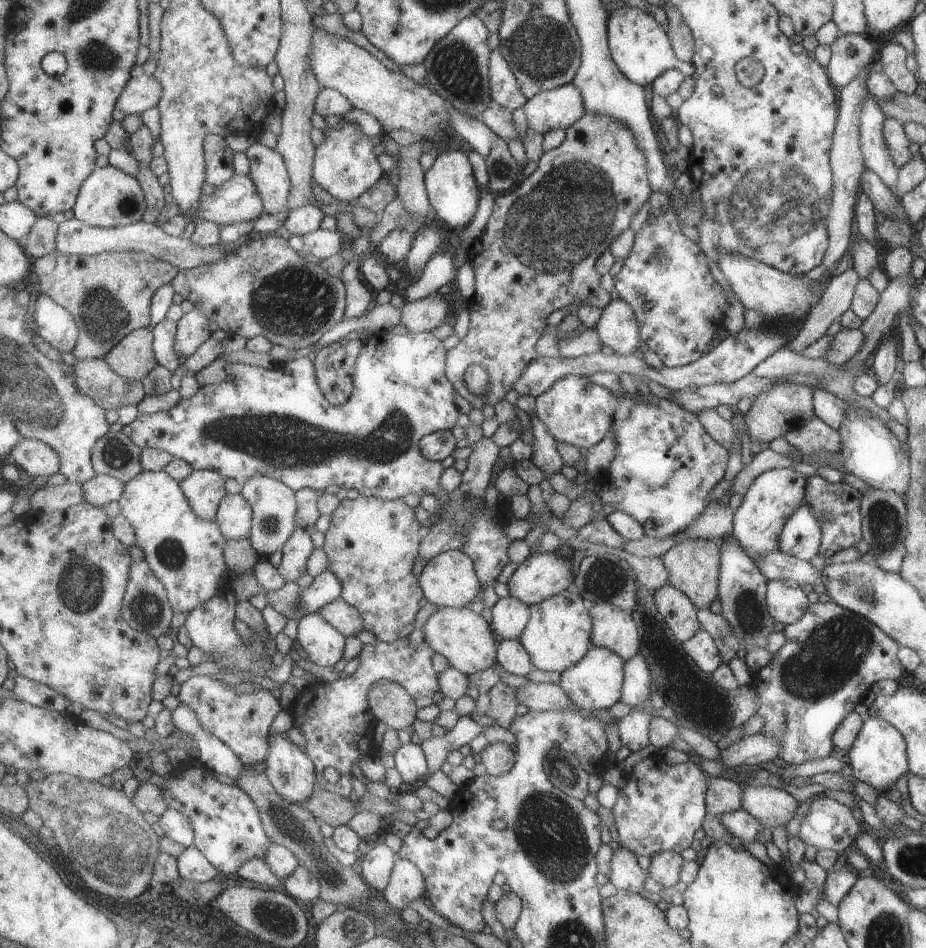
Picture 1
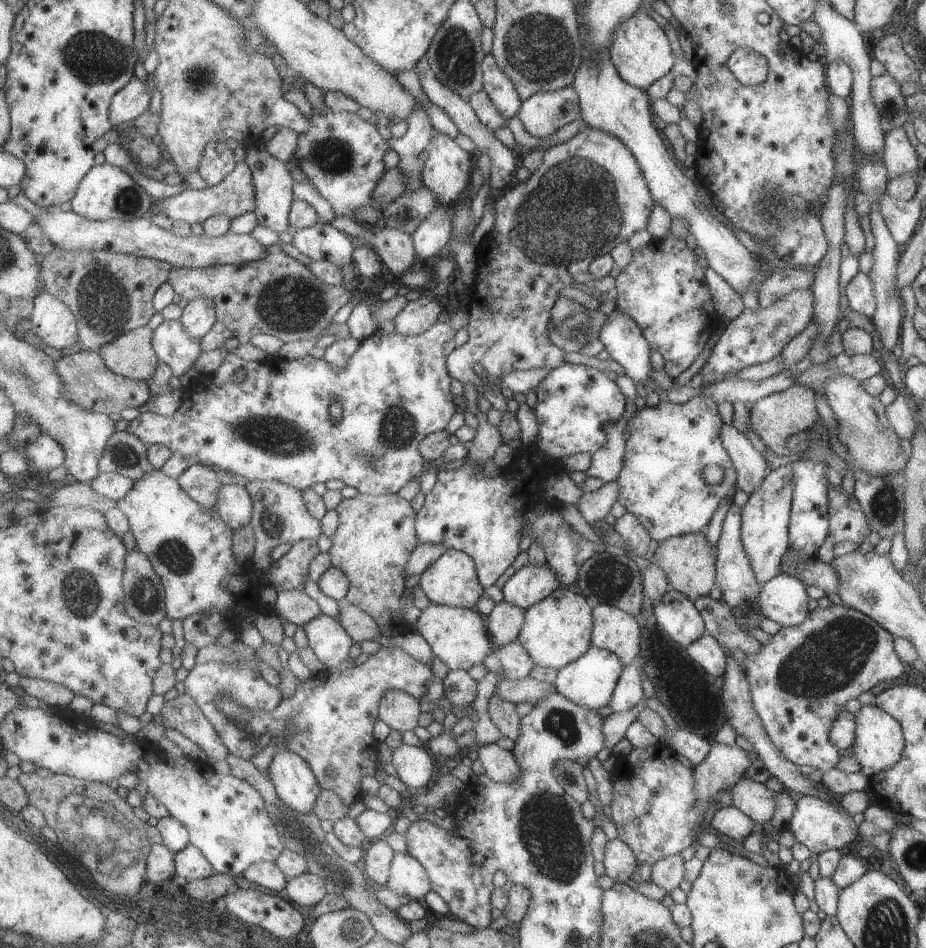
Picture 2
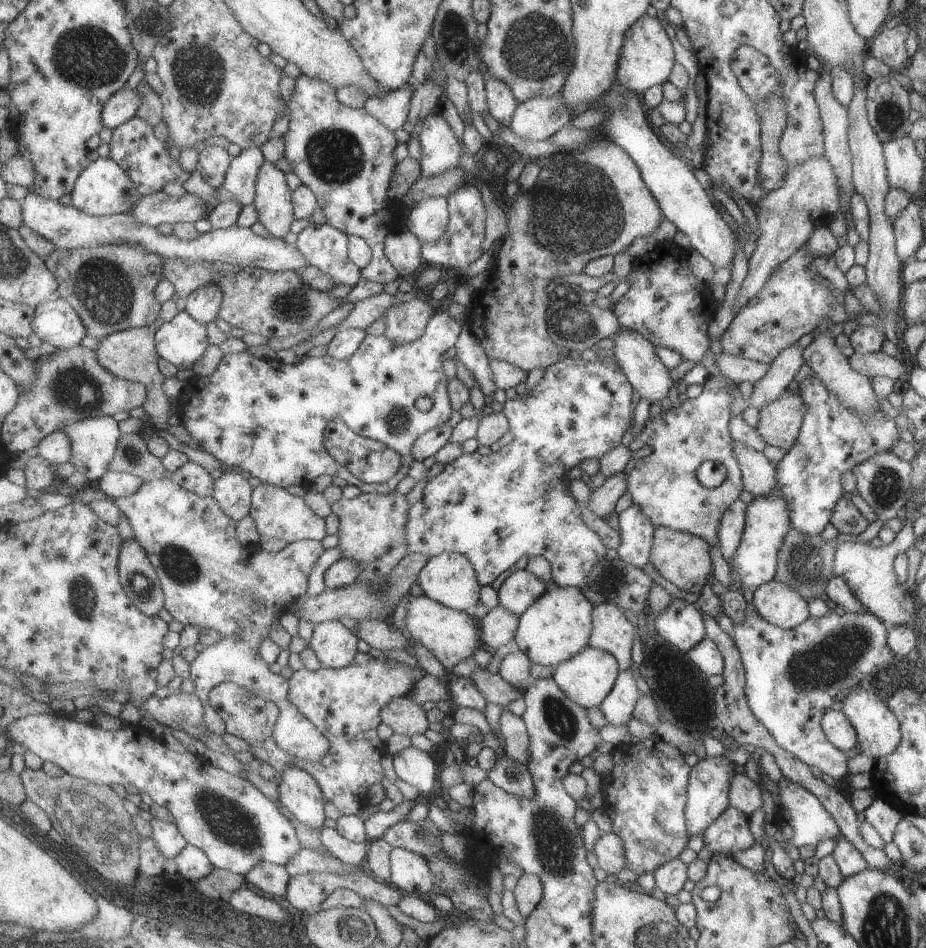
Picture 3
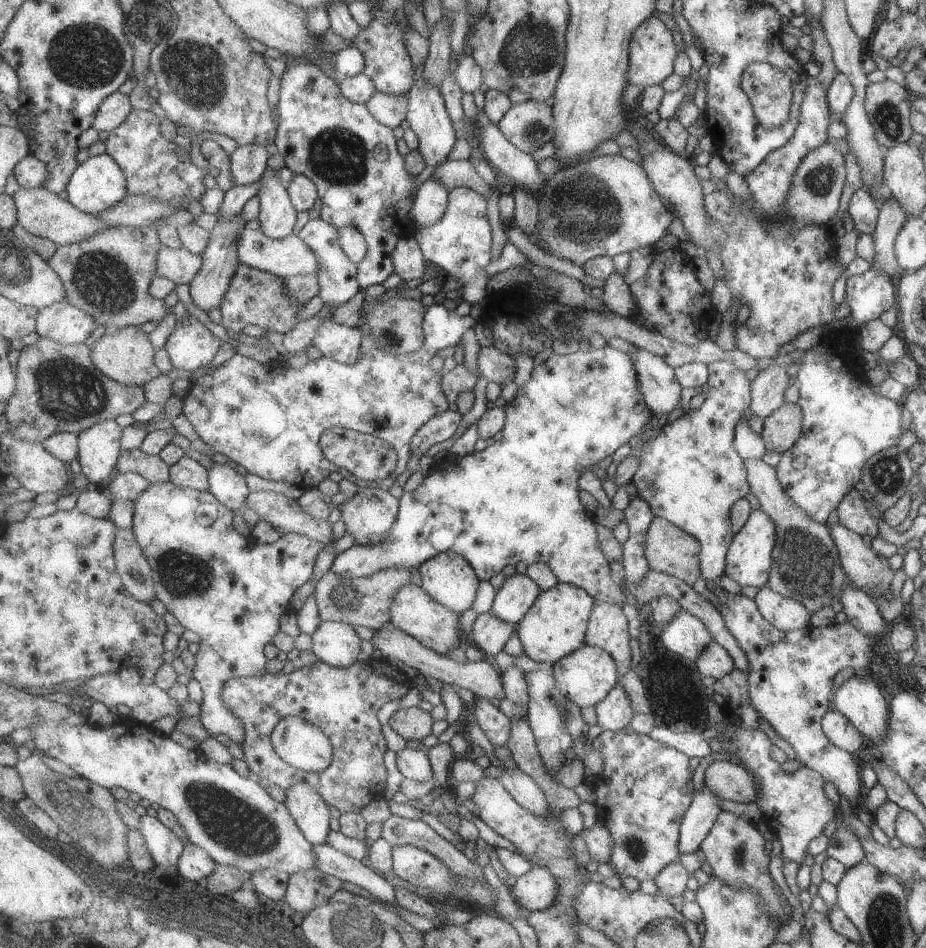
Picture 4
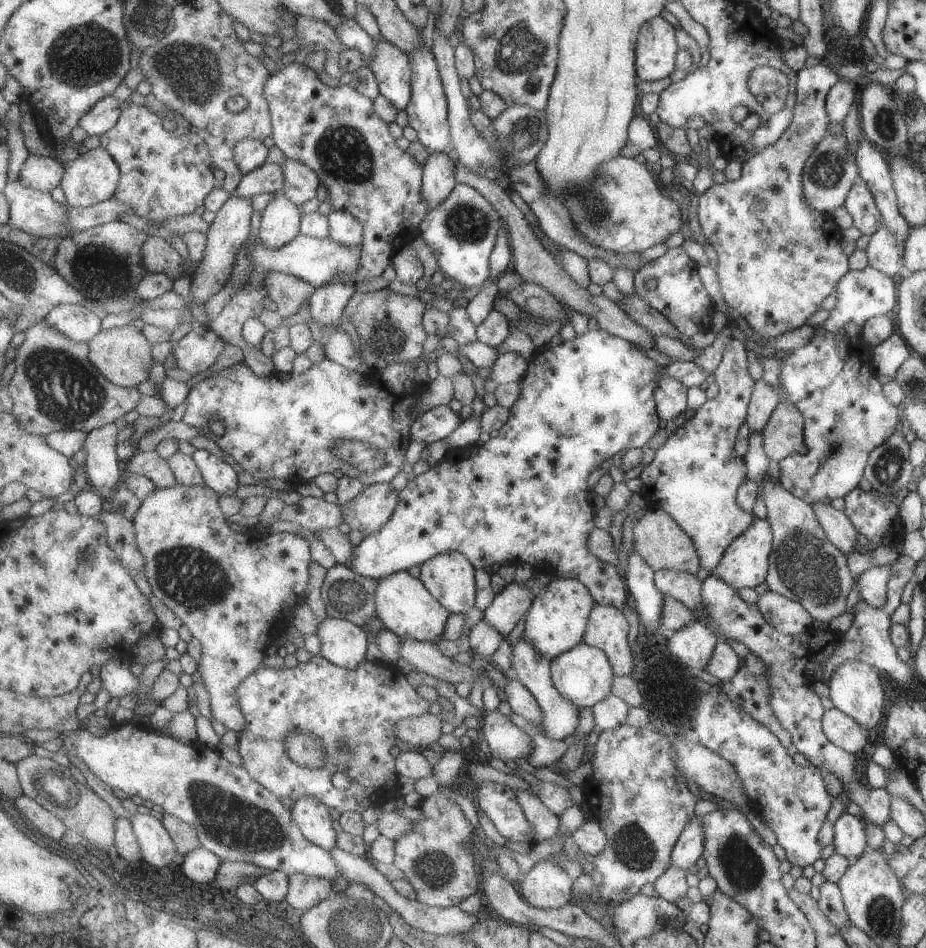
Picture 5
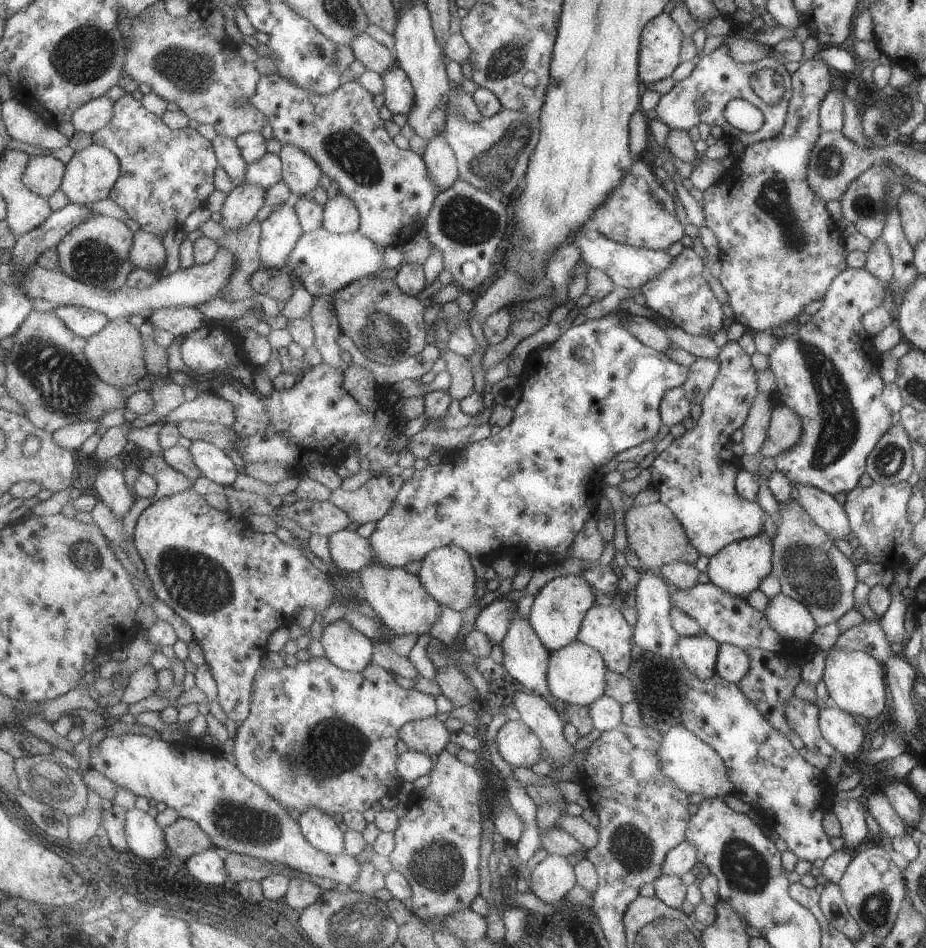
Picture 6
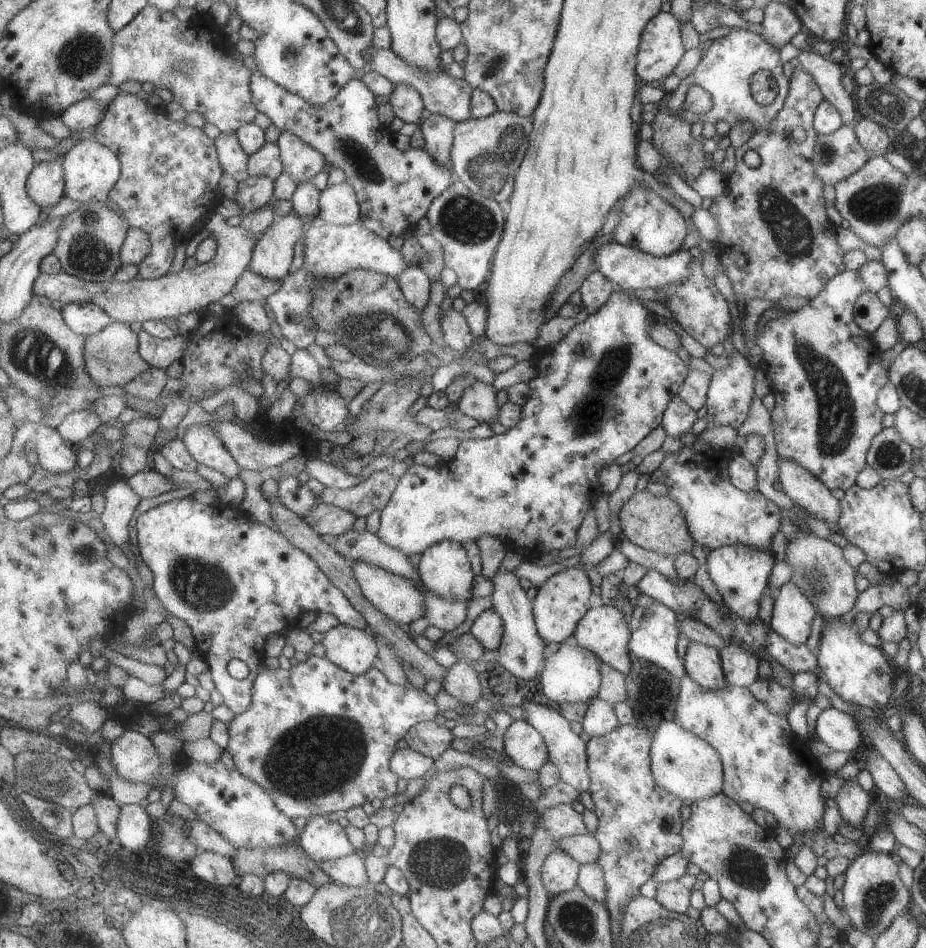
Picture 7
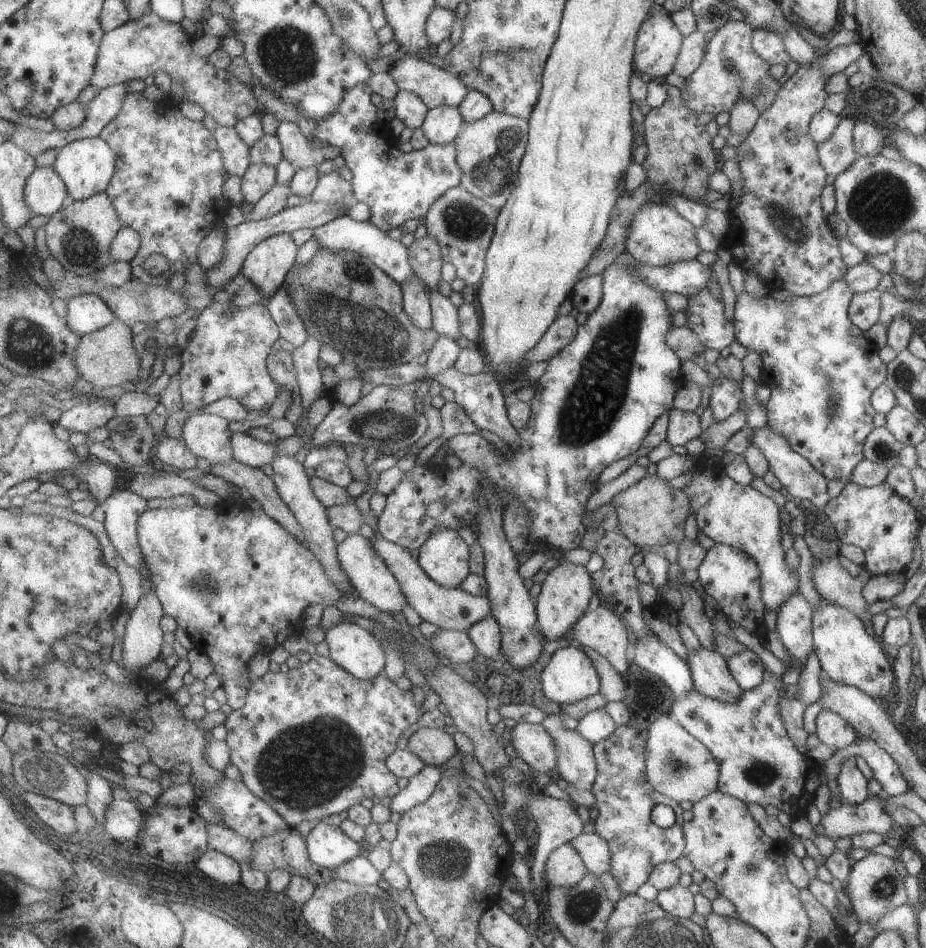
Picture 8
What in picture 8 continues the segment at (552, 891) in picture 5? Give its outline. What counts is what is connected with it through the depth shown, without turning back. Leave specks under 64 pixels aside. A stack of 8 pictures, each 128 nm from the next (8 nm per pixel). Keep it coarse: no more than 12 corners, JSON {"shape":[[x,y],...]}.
{"shape":[[573,843],[549,859],[553,887],[576,887],[588,869]]}

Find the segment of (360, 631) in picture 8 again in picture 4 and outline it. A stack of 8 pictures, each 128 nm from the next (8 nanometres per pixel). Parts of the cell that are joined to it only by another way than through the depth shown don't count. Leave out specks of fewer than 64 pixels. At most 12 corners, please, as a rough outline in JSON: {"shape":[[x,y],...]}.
{"shape":[[324,621],[313,651],[331,666],[359,663],[363,640],[354,626]]}

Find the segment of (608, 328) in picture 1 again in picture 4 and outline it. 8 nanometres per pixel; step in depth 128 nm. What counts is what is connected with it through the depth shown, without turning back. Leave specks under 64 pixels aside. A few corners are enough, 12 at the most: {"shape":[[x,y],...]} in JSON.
{"shape":[[632,352],[653,415],[676,409],[683,387],[662,356]]}

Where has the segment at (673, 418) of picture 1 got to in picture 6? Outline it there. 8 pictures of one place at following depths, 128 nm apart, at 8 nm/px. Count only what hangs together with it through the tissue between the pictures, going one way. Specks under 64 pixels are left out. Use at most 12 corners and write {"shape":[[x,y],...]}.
{"shape":[[738,341],[651,488],[710,558],[764,531],[735,489],[732,433],[759,393]]}

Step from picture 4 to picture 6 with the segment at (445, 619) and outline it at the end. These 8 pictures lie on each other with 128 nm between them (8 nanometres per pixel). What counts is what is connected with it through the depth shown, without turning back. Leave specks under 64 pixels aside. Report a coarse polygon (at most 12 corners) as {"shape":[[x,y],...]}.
{"shape":[[406,568],[360,572],[396,634],[431,633],[444,605]]}

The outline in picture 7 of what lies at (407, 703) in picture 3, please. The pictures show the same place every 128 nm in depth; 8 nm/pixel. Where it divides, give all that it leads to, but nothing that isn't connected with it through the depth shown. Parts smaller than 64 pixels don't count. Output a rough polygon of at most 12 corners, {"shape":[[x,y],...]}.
{"shape":[[439,719],[408,731],[410,747],[435,760],[456,739]]}

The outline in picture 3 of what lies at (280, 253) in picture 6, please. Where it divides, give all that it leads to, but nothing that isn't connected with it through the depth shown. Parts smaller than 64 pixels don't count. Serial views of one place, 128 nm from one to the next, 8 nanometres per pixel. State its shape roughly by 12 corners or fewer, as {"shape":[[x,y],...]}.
{"shape":[[274,162],[261,166],[255,205],[279,239],[297,219],[288,175]]}

